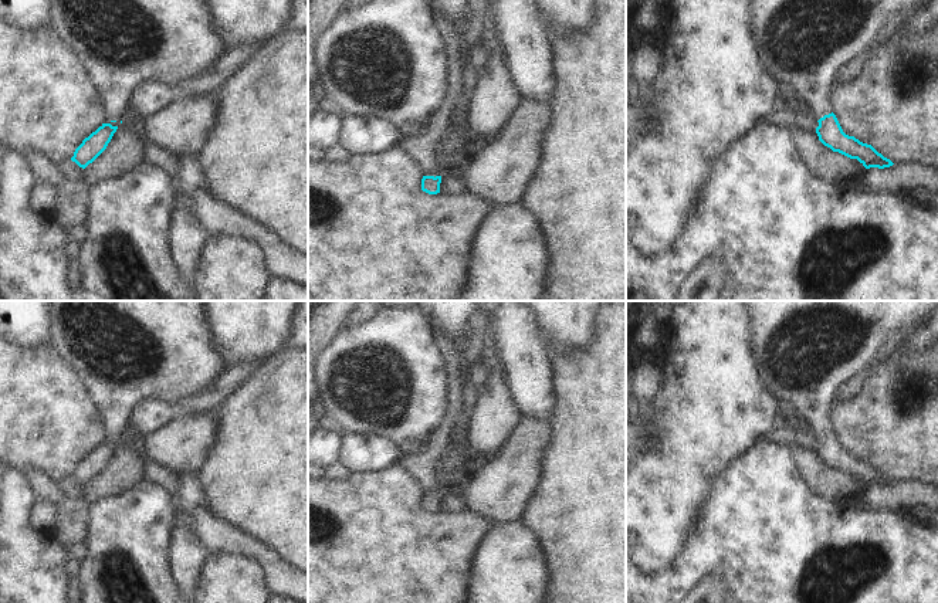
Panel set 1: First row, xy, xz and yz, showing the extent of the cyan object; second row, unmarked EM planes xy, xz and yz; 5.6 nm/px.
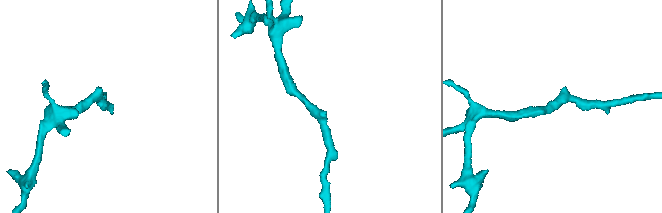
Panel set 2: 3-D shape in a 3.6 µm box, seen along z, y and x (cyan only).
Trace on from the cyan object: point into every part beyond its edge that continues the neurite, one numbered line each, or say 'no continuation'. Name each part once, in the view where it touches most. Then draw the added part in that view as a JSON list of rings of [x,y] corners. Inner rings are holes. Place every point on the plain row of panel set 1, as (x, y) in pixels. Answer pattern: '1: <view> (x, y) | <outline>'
1: yz (805, 351) | [[[745,301],[751,321],[751,345],[759,379],[779,406],[799,410],[819,438],[832,431],[836,396],[843,383],[874,363],[878,350],[898,332],[911,328],[937,308],[938,301]]]

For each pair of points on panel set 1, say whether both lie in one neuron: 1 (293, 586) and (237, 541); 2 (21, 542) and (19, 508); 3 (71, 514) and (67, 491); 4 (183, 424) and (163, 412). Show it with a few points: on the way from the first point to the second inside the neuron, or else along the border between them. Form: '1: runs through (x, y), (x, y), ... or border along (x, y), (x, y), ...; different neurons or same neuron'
1: runs through (278, 572), (251, 548); same neuron
2: runs through (19, 534), (19, 517); same neuron
3: border along (81, 495), (64, 498); different neurons
4: border along (176, 412), (168, 422), (145, 436); different neurons

